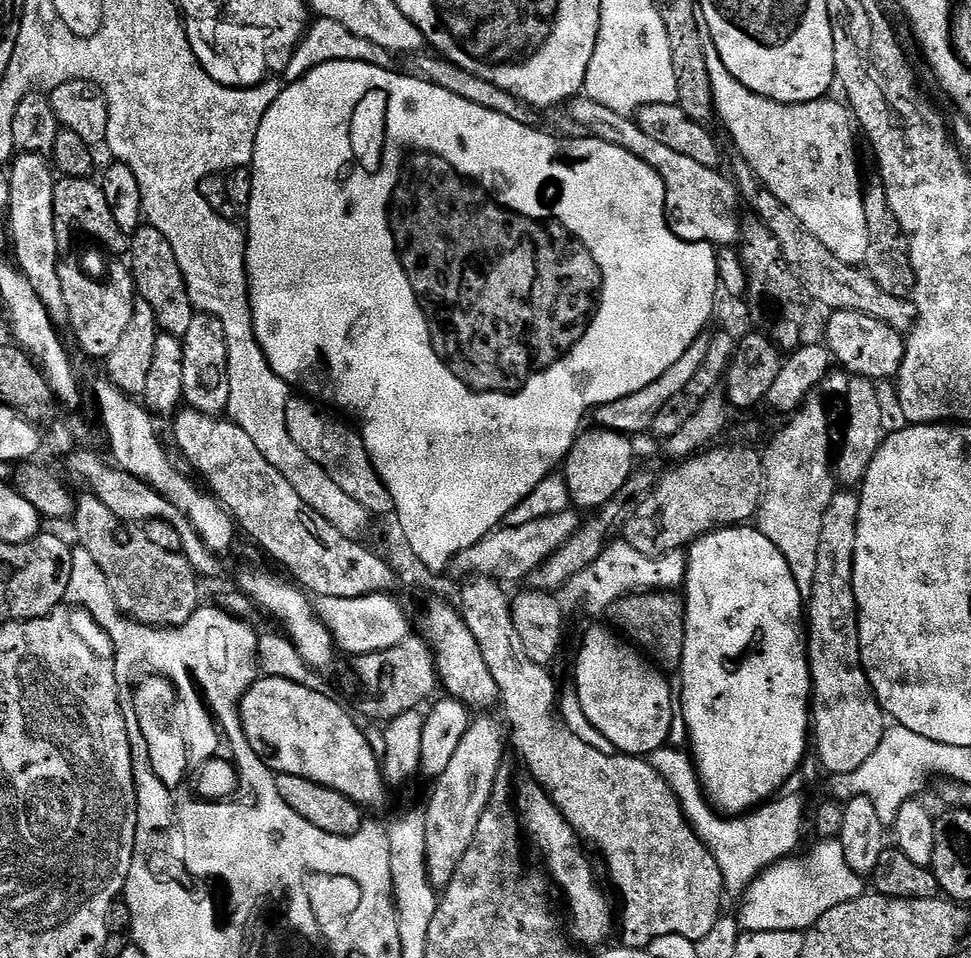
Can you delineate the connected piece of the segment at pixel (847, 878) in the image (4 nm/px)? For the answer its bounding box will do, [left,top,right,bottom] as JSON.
[746,842,860,933]

